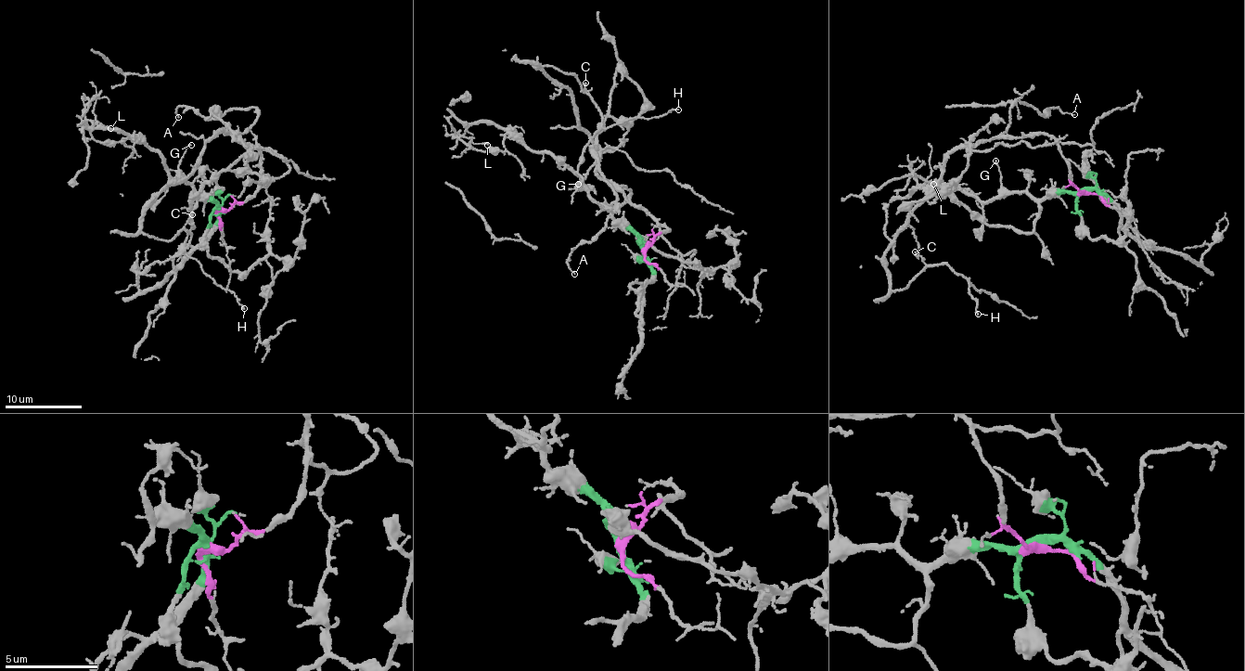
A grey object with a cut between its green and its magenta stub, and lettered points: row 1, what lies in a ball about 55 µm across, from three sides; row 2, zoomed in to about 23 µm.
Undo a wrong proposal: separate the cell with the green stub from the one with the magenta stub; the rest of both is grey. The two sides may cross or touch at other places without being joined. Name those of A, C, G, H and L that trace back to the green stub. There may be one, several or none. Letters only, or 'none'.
G, L

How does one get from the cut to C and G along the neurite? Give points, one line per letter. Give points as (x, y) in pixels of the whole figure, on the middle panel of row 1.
C: (645, 251), (667, 229), (599, 175), (569, 91), (536, 69), (572, 72), (583, 91), (585, 82)
G: (645, 251), (634, 233), (622, 228), (609, 210), (596, 202), (589, 192), (577, 187), (573, 188), (578, 184)

